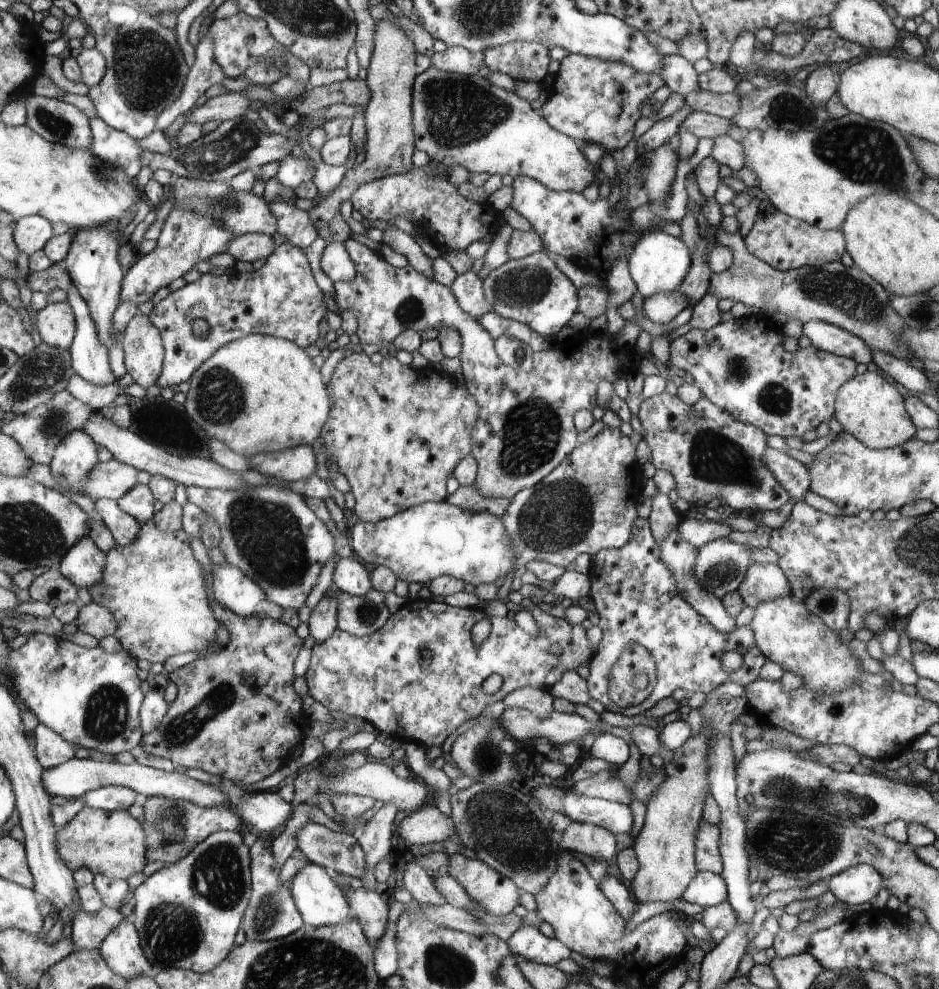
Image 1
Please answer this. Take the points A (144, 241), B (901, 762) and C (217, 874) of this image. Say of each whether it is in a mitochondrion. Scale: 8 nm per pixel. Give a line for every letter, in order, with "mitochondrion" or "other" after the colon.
A: other
B: other
C: mitochondrion

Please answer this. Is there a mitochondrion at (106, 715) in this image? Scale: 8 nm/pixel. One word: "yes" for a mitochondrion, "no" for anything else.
yes

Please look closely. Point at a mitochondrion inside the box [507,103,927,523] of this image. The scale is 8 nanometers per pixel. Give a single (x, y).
(869, 155)

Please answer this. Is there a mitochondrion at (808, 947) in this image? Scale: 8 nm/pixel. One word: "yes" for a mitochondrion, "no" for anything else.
no

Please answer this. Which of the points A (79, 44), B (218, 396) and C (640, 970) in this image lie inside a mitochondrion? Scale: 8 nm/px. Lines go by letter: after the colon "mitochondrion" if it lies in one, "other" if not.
A: other
B: mitochondrion
C: other

